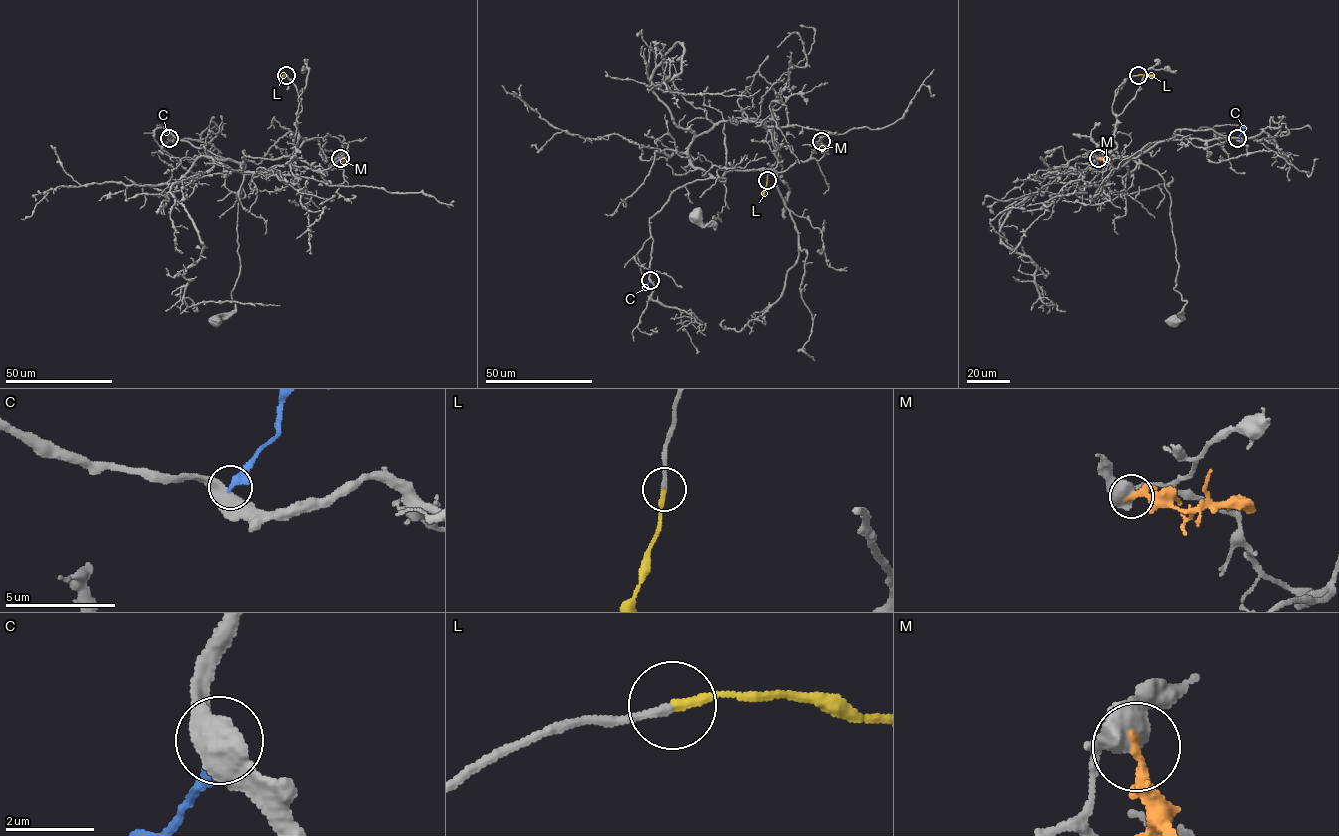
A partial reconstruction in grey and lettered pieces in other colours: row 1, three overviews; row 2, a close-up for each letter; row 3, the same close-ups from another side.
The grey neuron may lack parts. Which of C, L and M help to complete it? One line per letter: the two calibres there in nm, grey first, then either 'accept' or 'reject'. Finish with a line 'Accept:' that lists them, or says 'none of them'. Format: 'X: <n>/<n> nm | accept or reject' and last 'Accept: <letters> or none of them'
C: 480/360 nm | reject
L: 200/240 nm | accept
M: 500/280 nm | reject
Accept: L

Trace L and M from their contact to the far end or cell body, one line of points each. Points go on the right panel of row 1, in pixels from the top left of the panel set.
L: (1138, 75), (1153, 74)
M: (1098, 158), (1110, 160)

